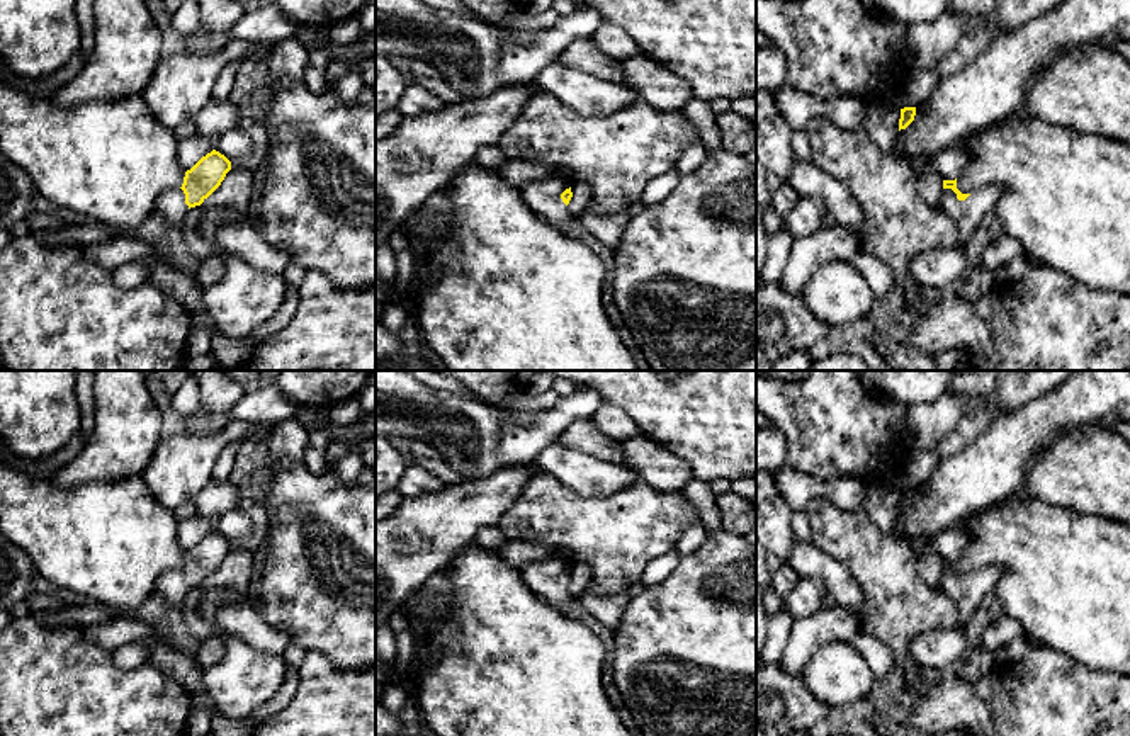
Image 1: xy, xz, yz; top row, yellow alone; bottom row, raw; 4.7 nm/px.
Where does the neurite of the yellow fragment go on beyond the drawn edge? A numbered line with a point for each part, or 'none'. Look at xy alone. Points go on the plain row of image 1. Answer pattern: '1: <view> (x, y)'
1: xy (172, 587)

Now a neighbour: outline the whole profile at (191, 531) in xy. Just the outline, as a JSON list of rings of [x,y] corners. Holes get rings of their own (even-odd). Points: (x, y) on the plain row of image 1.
[[[195,515],[185,522],[178,522],[177,541],[180,547],[187,552],[212,530],[214,524],[209,518]]]

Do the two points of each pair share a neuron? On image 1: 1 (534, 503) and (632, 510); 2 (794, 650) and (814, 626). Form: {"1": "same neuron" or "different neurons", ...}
{"1": "same neuron", "2": "same neuron"}

